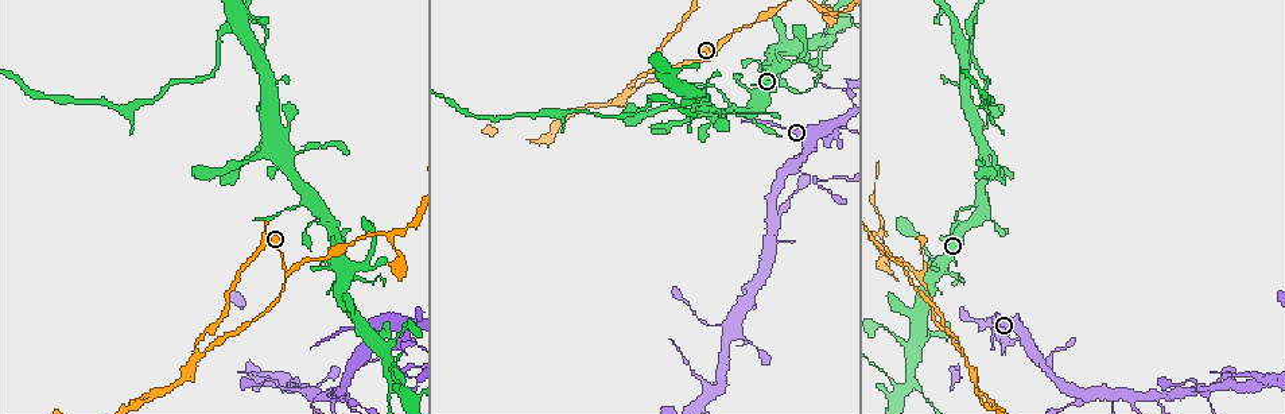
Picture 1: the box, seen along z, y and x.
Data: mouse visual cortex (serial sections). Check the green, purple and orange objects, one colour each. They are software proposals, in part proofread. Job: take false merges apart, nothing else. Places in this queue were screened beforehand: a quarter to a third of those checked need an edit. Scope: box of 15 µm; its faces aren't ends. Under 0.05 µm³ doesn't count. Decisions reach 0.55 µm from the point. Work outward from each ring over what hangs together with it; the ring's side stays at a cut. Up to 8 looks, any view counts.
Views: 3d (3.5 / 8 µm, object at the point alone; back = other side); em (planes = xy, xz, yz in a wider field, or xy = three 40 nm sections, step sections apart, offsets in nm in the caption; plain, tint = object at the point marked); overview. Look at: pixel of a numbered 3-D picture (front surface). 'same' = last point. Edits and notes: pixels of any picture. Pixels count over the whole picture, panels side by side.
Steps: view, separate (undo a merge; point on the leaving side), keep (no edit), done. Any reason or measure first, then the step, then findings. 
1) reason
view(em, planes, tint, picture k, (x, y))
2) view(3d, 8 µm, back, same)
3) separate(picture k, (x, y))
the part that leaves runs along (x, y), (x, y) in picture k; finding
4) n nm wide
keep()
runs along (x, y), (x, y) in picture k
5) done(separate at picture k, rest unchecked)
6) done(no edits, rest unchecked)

three arms meet
view(3d, 3.5 µm, picture 1, (993, 323))

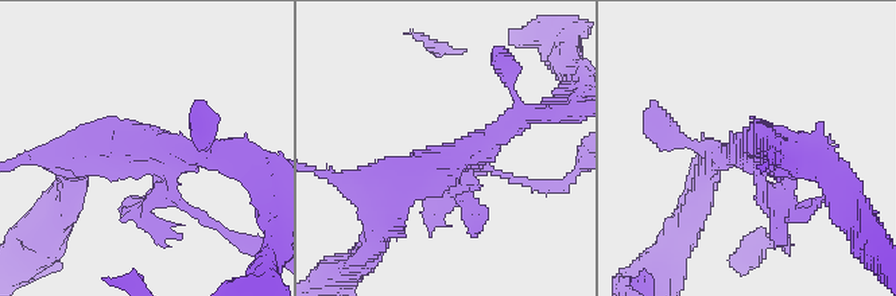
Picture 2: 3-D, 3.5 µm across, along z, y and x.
view(em, xy, step 1, tint, picture 2, (467, 153))

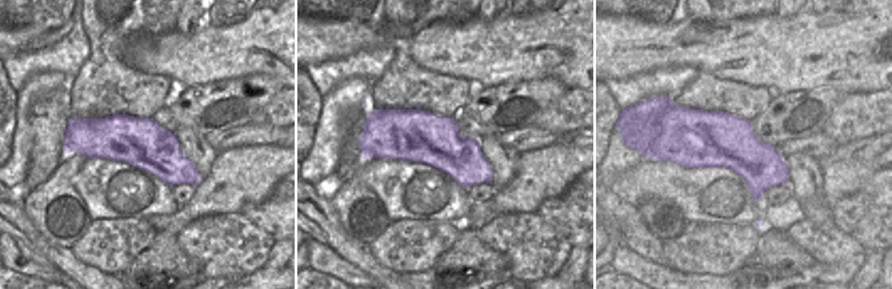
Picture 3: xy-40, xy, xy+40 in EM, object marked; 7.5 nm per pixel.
view(em, xy, step 2, tint, same)

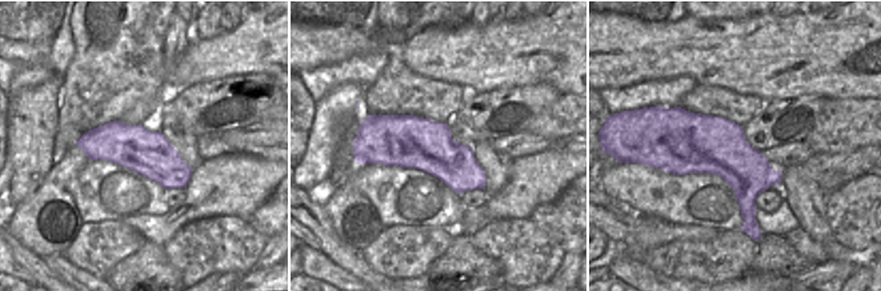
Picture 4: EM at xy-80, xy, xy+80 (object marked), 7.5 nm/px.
keep()
runs along (391, 184), (499, 133), (511, 92) in picture 2; one cell here

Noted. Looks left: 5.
narrows sharply
view(3d, 3.5 µm, back, picture 1, (288, 273))

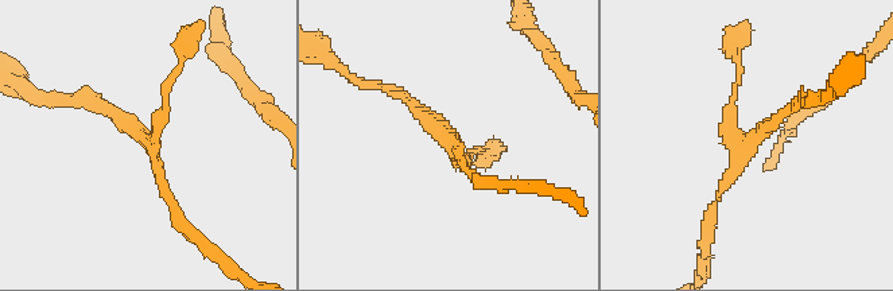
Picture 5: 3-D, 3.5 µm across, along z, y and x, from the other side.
view(em, planes, tint, picture 5, (741, 146))

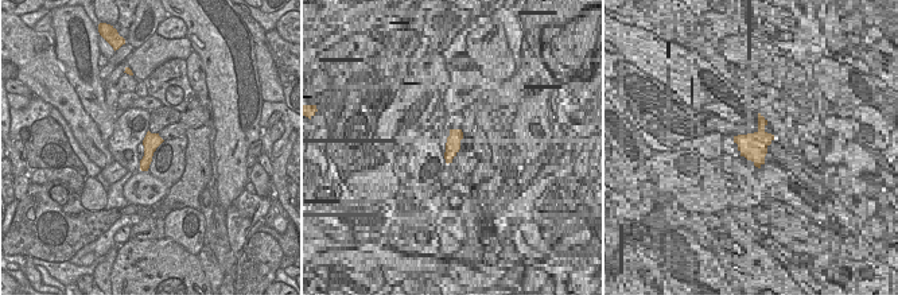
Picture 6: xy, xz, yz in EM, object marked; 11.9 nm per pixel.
keep()
runs along (740, 73), (722, 131), (742, 156), (709, 222) in picture 5; all the same cell

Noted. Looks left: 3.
abrupt turn
view(3d, 8 µm, picture 1, (284, 170))

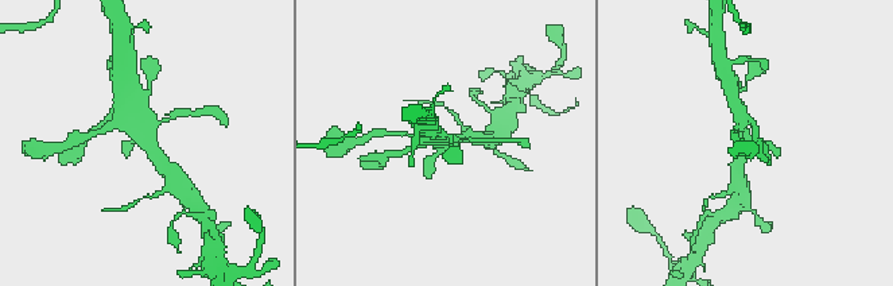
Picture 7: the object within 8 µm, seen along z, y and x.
view(em, xy, step 3, tint, picture 7, (447, 146))

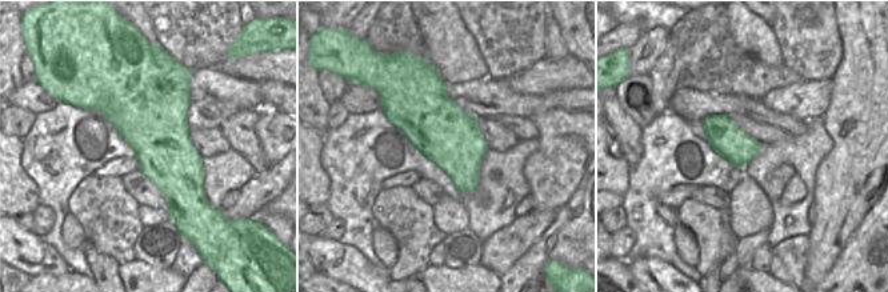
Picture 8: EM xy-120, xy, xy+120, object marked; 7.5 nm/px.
keep()
runs along (171, 173), (120, 115) in picture 7; one cell here

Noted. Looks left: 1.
done(no edits, rest unchecked)

